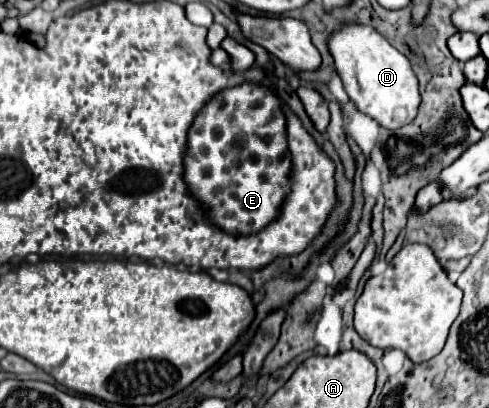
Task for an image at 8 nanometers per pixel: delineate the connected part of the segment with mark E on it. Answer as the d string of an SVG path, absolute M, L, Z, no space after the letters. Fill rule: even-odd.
M241 84L237 88L227 88L219 92L195 118L185 156L185 182L189 184L193 196L207 204L207 214L213 224L233 234L251 234L267 226L281 208L285 194L289 192L289 170L291 156L285 142L285 116L281 102L275 98L271 88Z

